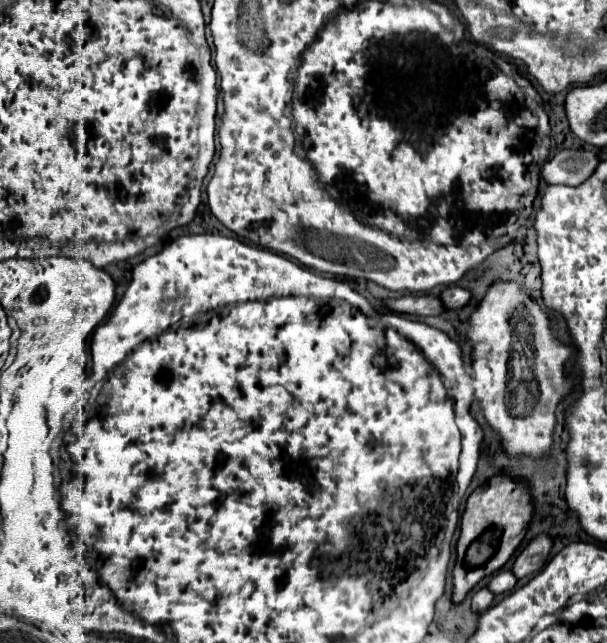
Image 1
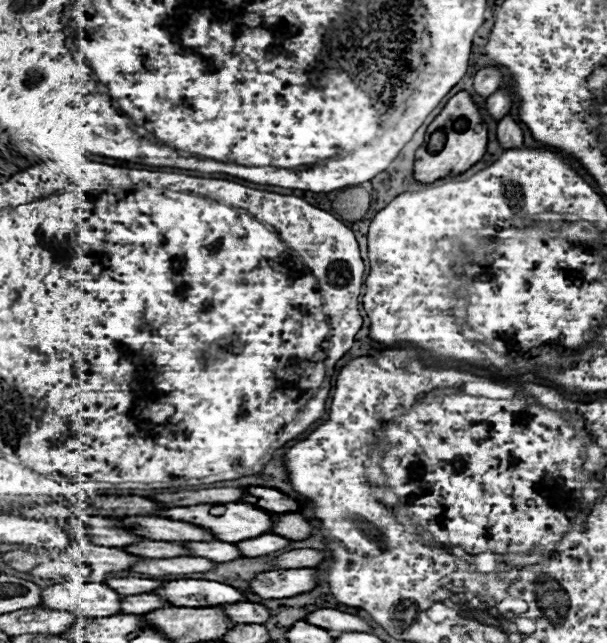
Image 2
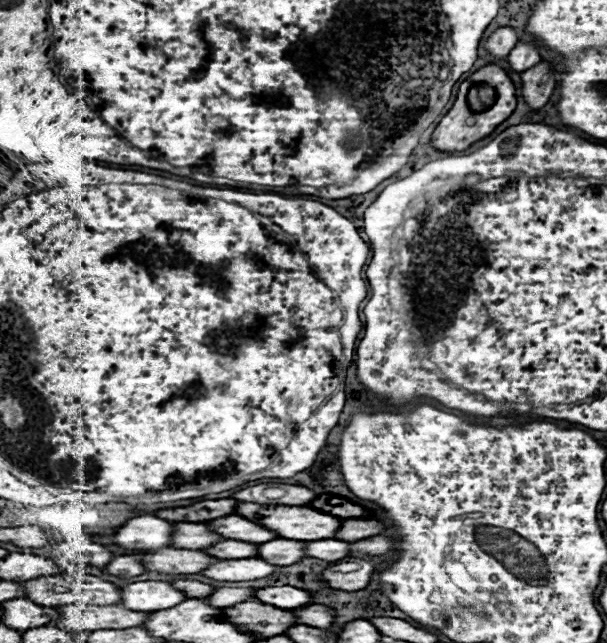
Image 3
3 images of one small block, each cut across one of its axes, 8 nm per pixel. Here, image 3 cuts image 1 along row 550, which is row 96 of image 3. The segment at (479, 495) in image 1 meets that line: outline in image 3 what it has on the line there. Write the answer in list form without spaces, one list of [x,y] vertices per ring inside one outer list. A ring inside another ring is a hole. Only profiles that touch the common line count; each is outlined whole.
[[[488,64],[480,70],[476,70],[470,78],[466,78],[462,84],[460,84],[460,92],[456,96],[456,102],[454,106],[446,112],[446,116],[440,120],[440,124],[436,126],[436,130],[432,132],[432,148],[438,150],[438,152],[462,152],[466,150],[468,146],[472,146],[474,142],[490,136],[498,124],[502,124],[516,108],[516,96],[514,96],[514,84],[512,80],[508,78],[508,74],[504,72],[504,68],[500,68],[498,64]],[[480,82],[486,82],[490,84],[494,90],[496,90],[496,102],[492,104],[492,108],[488,108],[486,112],[472,112],[468,106],[466,106],[466,94],[468,90],[474,86],[474,84],[480,84]]]

